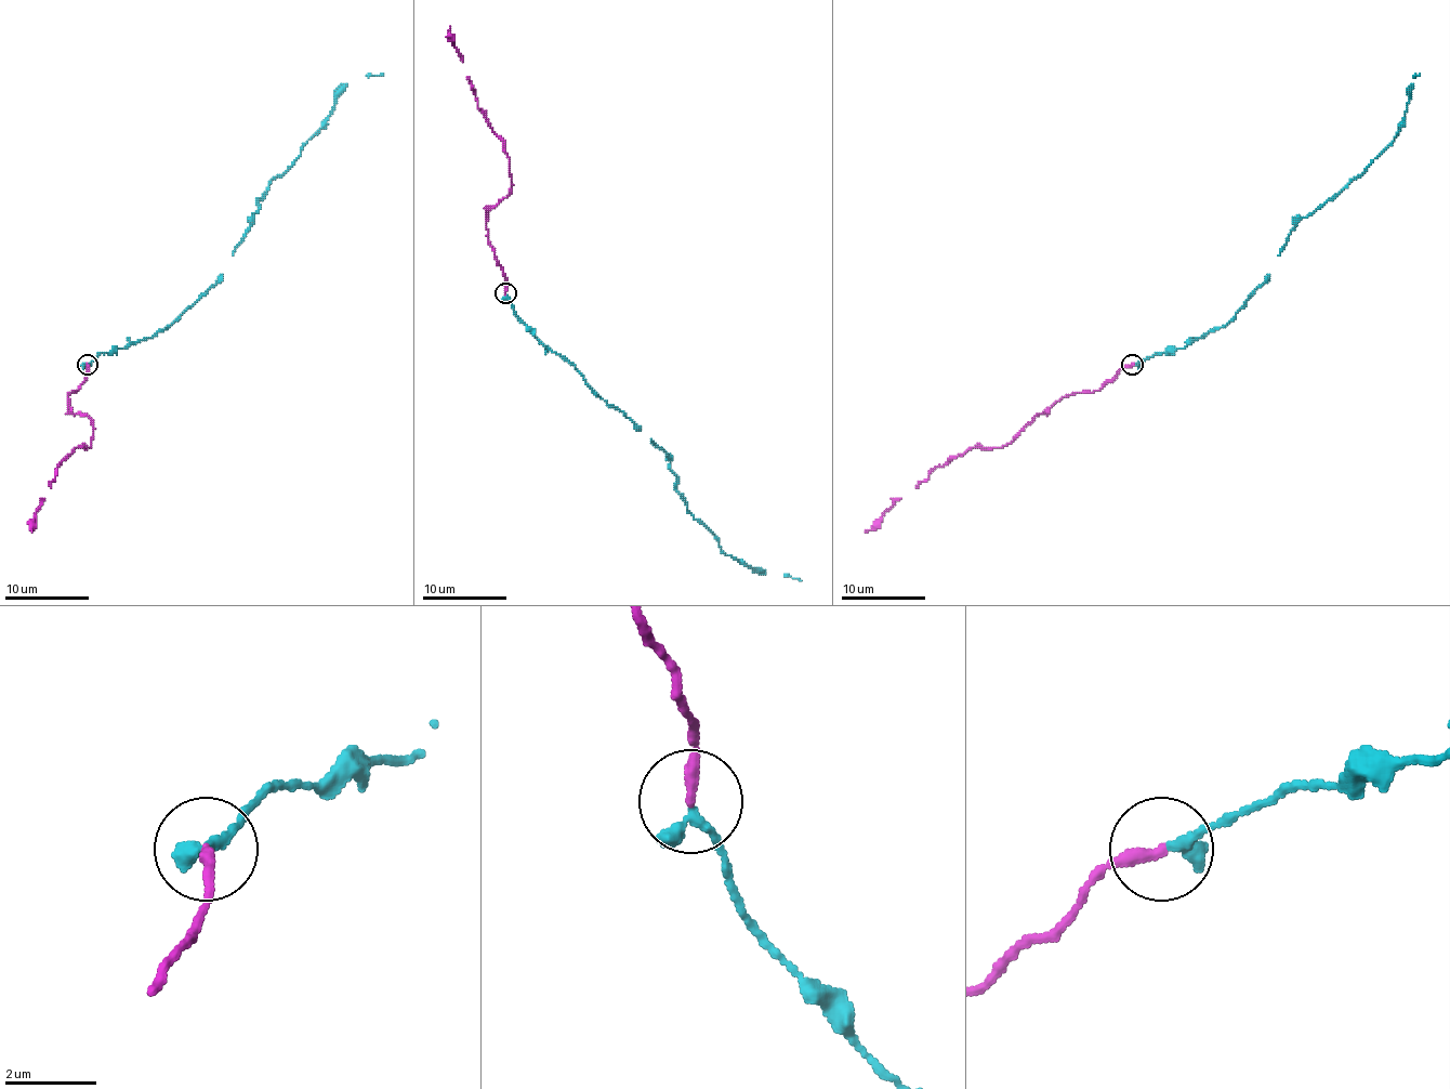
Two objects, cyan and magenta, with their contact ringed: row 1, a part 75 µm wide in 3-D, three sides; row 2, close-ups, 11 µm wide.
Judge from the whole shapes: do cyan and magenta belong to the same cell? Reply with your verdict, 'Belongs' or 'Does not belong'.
Belongs

